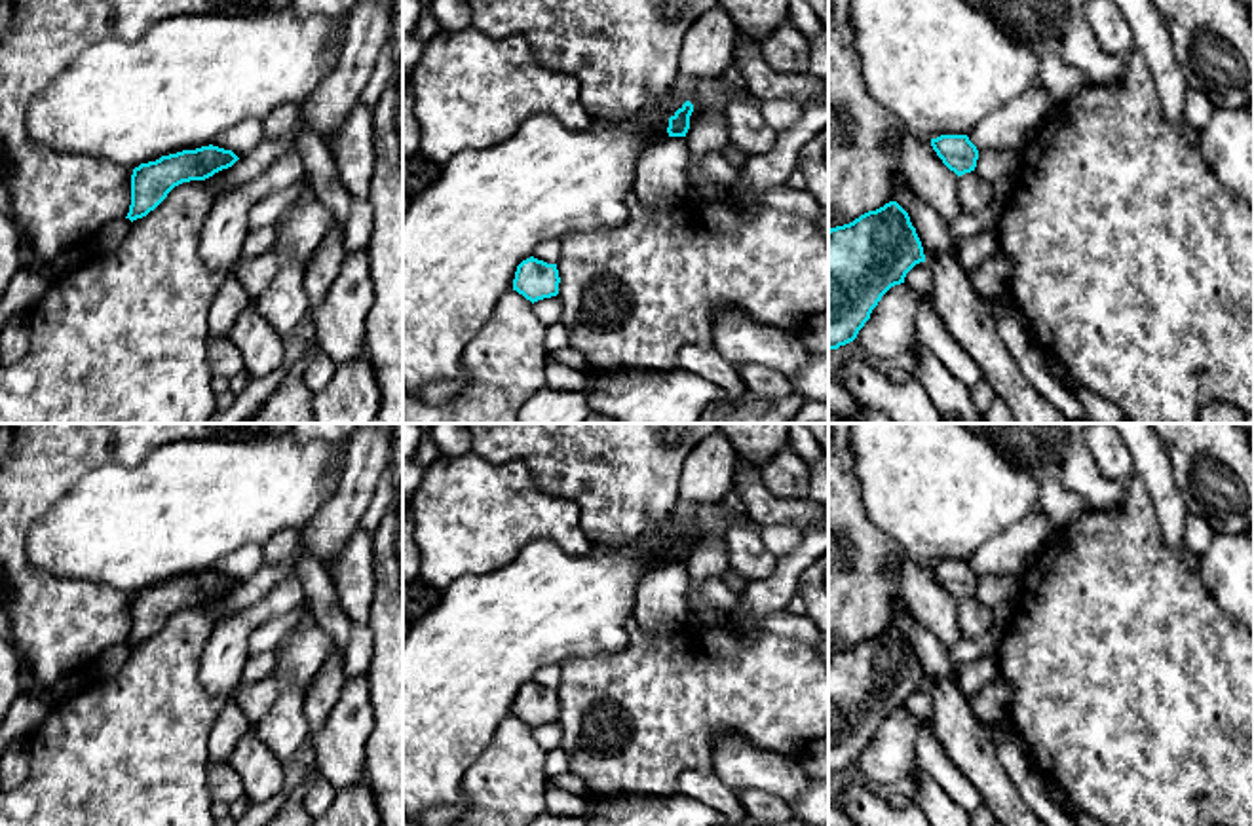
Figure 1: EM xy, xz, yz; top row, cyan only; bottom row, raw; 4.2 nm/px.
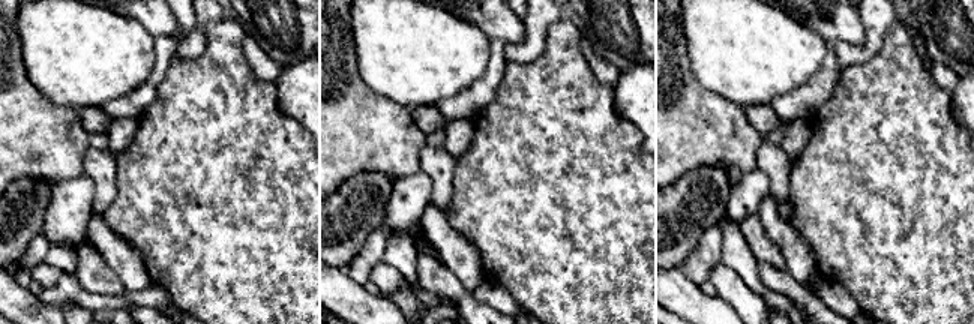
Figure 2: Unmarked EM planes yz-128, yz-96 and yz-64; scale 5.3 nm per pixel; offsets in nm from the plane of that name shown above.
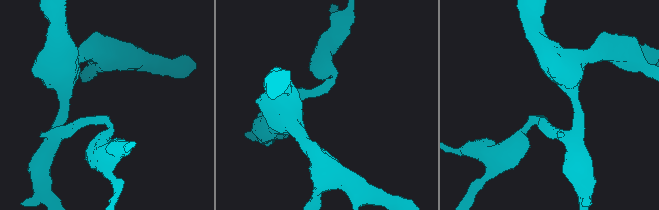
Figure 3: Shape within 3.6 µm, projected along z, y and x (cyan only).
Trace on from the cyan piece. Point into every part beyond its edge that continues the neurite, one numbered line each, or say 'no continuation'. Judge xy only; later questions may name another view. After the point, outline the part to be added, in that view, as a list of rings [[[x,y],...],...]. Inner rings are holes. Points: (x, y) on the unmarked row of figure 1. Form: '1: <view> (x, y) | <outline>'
no continuation

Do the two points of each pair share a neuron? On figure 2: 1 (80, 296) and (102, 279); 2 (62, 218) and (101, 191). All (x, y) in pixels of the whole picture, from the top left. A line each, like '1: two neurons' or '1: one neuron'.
1: two neurons
2: two neurons

